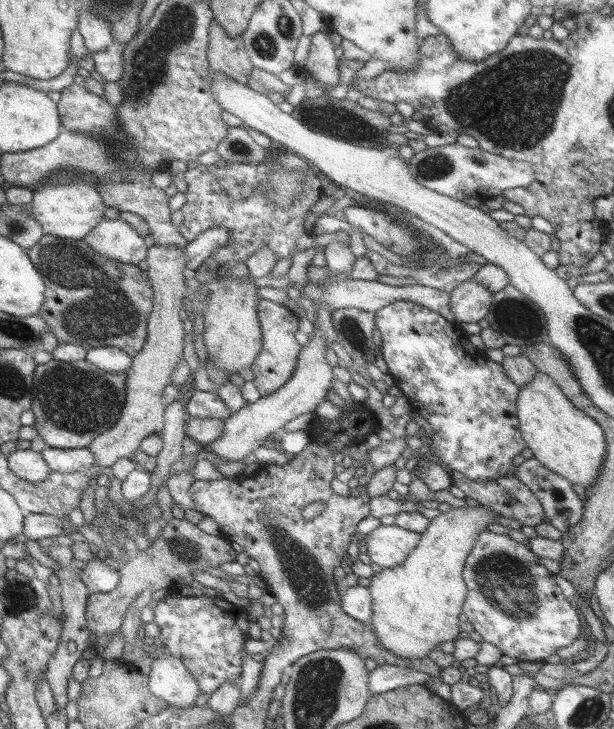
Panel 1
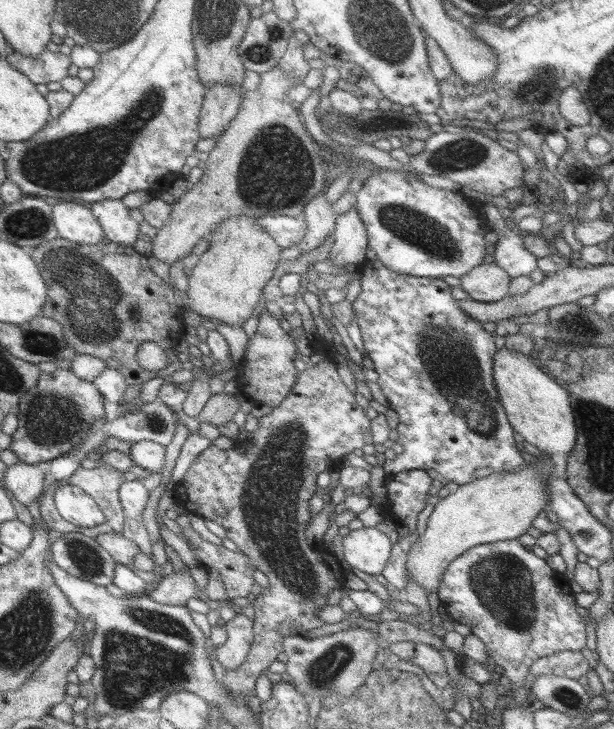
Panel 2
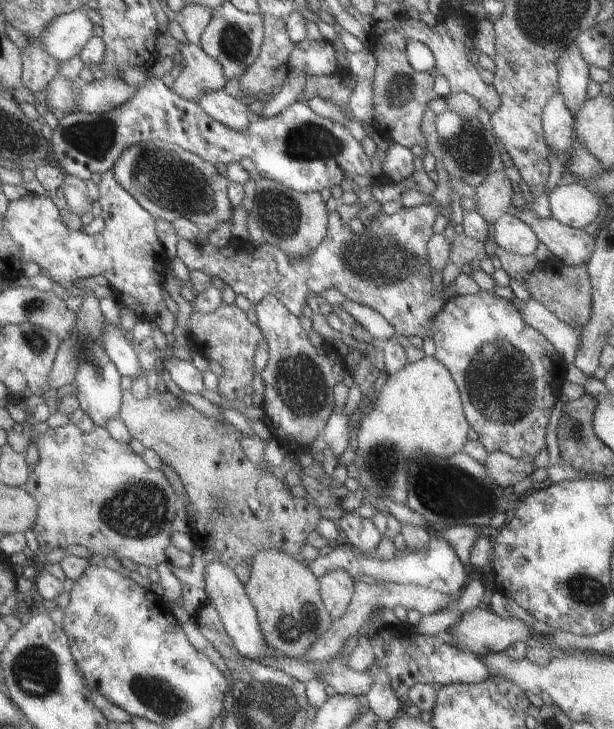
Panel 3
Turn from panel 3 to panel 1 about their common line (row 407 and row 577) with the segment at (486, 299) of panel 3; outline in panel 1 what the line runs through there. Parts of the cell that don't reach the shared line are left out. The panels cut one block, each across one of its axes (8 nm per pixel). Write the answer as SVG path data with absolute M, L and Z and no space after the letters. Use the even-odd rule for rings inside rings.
M485 531L475 539L462 569L466 596L461 605L461 614L483 642L496 646L503 656L523 662L543 661L559 648L569 646L581 632L581 622L575 608L561 594L552 574L537 560L527 546L512 540L508 534Z

